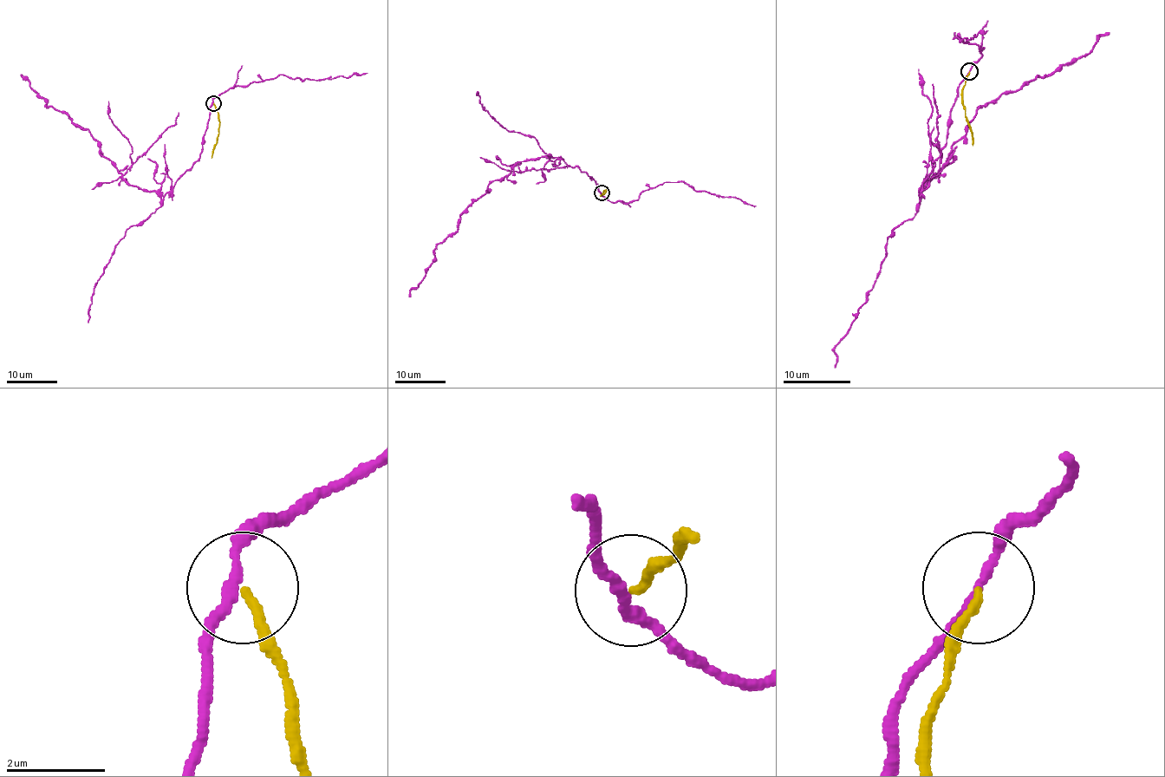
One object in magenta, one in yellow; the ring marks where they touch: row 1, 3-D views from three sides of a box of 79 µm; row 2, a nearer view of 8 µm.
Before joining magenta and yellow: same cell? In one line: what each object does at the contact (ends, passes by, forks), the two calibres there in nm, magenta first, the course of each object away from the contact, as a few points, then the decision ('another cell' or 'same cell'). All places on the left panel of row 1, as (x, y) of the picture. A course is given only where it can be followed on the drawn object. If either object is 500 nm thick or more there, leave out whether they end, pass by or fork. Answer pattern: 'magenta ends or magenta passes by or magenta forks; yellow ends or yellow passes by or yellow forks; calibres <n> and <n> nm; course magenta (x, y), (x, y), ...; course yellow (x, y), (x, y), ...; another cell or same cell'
magenta passes by; yellow ends; calibres 180 and 160 nm; course magenta (213, 102), (200, 158), (161, 194), (131, 186), (105, 158), (100, 144), (86, 129), (47, 107), (21, 74); course yellow (213, 102), (219, 115), (219, 130), (211, 158); another cell

